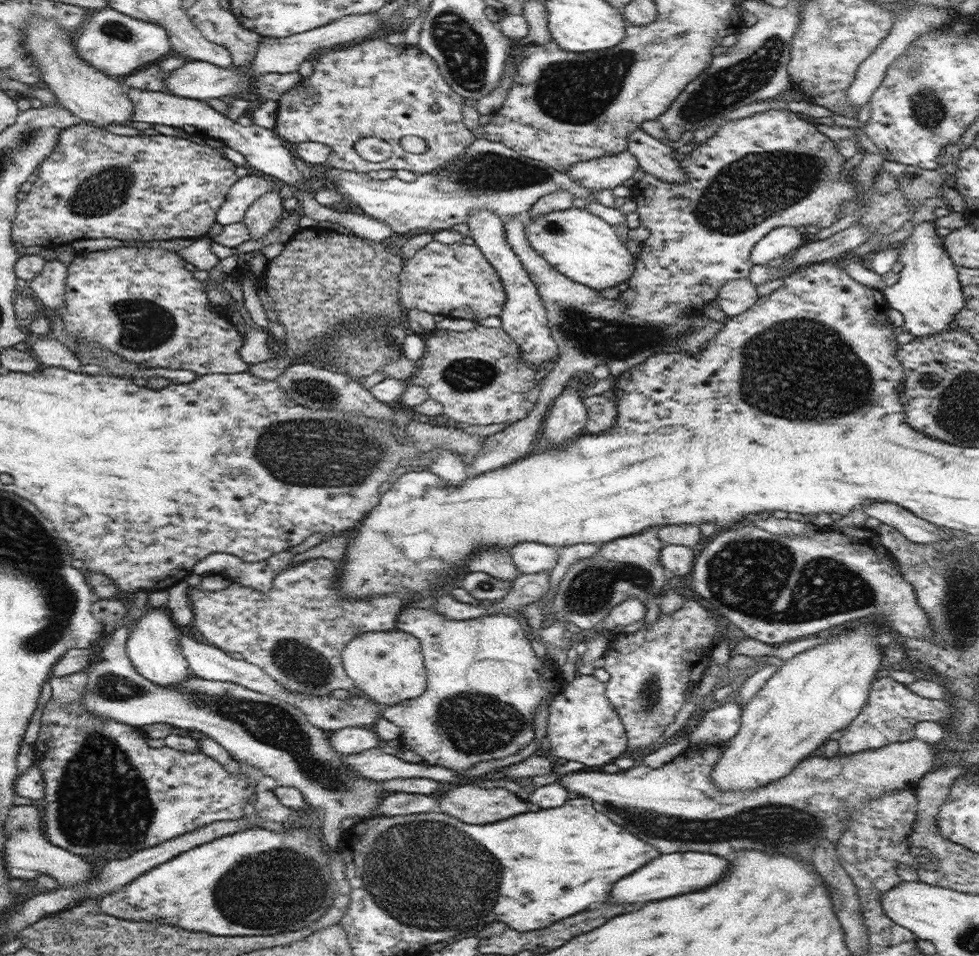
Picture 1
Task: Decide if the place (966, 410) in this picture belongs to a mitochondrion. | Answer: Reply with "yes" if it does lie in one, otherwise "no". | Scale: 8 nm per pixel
yes

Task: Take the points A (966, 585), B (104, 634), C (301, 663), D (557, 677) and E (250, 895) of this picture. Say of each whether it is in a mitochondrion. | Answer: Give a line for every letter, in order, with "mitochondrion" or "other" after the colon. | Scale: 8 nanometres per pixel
A: mitochondrion
B: other
C: mitochondrion
D: other
E: mitochondrion

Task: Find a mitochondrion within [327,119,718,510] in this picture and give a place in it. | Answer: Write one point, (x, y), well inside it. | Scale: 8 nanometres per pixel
(588, 334)

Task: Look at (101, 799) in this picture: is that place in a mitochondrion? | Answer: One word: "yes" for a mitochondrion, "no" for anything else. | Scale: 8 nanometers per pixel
yes

